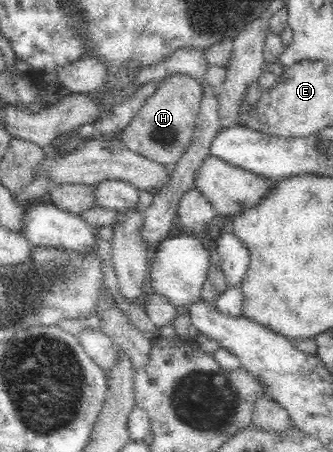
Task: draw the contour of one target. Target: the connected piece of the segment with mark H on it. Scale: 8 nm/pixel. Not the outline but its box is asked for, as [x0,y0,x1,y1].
[118,72,203,165]

